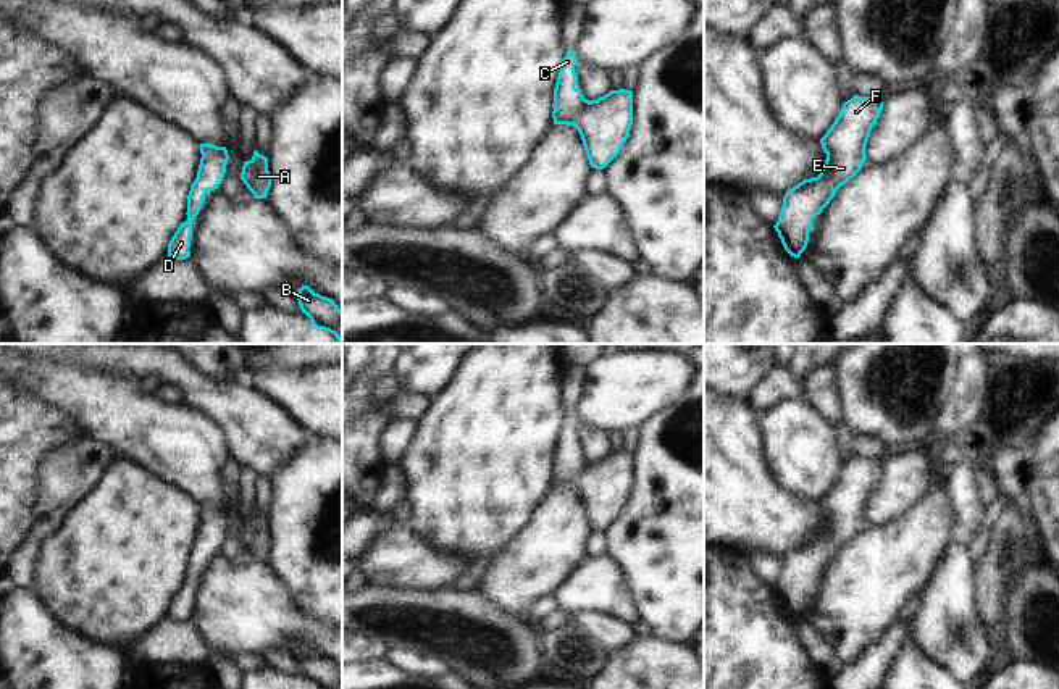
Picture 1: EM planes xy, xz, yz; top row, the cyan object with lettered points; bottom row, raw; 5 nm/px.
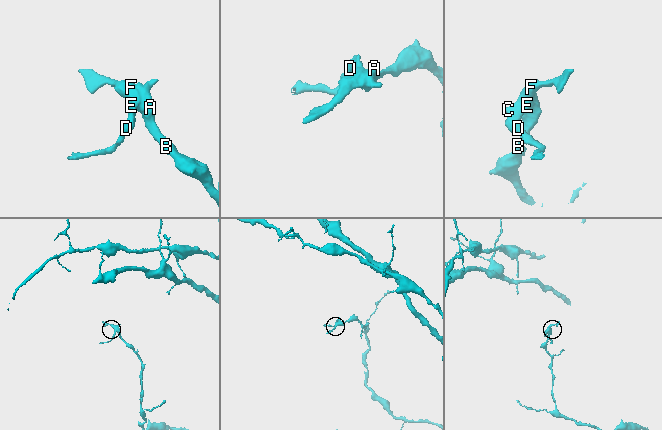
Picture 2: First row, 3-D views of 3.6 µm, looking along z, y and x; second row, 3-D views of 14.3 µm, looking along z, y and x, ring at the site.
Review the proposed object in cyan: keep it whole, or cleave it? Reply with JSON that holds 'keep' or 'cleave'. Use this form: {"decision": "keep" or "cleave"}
{"decision": "keep"}

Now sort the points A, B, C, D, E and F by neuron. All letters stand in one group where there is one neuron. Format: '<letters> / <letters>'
A B C D E F

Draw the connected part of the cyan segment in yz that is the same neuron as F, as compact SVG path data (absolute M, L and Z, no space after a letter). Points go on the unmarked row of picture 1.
M854 457L820 500L827 521L817 539L804 541L786 552L776 586L773 587L785 612L799 620L809 603L812 581L835 558L836 552L852 541L867 521L865 507L883 463Z

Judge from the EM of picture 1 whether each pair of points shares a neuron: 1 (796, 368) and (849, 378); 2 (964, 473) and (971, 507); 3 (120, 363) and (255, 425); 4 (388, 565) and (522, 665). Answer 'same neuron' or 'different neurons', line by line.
1: different neurons
2: same neuron
3: same neuron
4: different neurons

